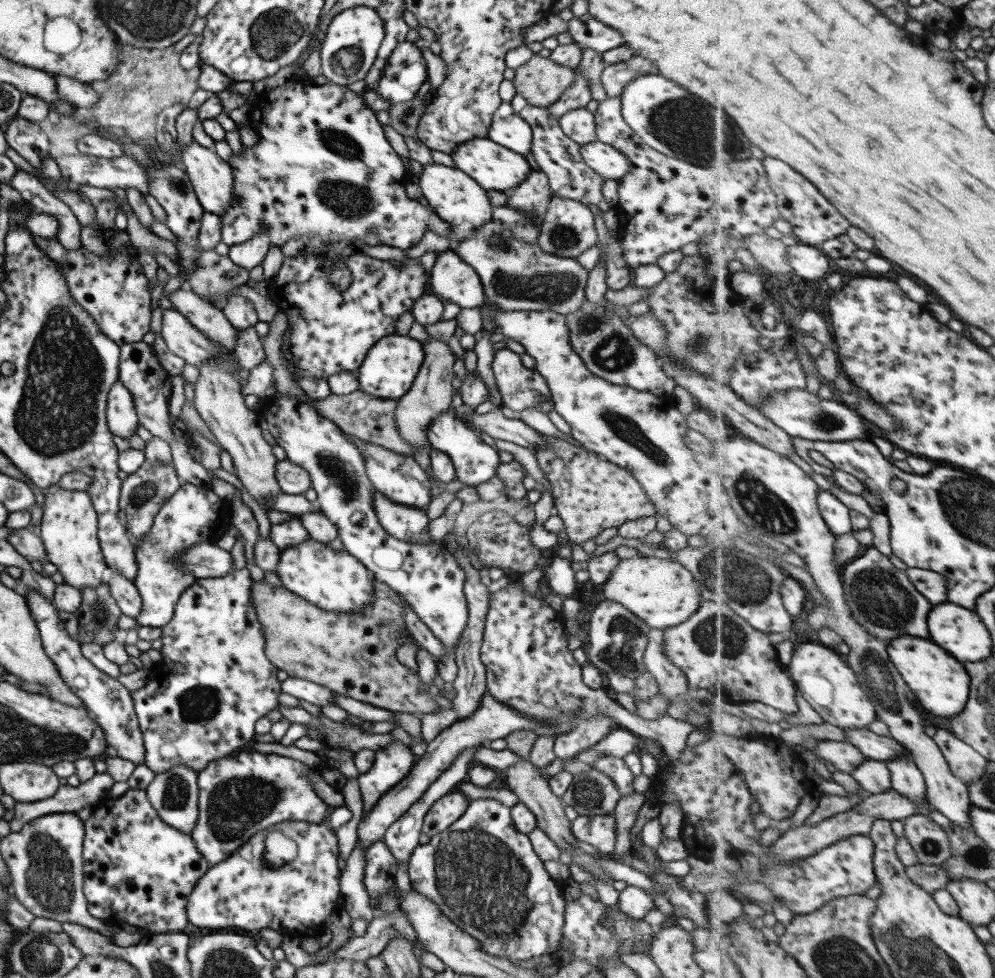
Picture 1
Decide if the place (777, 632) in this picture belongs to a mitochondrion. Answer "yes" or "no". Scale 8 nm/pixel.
no

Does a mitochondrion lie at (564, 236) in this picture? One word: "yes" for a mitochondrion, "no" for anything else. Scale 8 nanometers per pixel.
yes

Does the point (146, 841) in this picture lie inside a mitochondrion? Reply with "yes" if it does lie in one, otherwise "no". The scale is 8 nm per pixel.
no

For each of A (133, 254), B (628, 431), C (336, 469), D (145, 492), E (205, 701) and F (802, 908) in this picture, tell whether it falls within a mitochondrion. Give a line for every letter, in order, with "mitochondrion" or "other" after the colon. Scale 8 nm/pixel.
A: other
B: mitochondrion
C: mitochondrion
D: mitochondrion
E: mitochondrion
F: other

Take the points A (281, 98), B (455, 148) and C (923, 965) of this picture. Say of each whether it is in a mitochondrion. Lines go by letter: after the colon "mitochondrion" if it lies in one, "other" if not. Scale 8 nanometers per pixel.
A: other
B: other
C: mitochondrion

